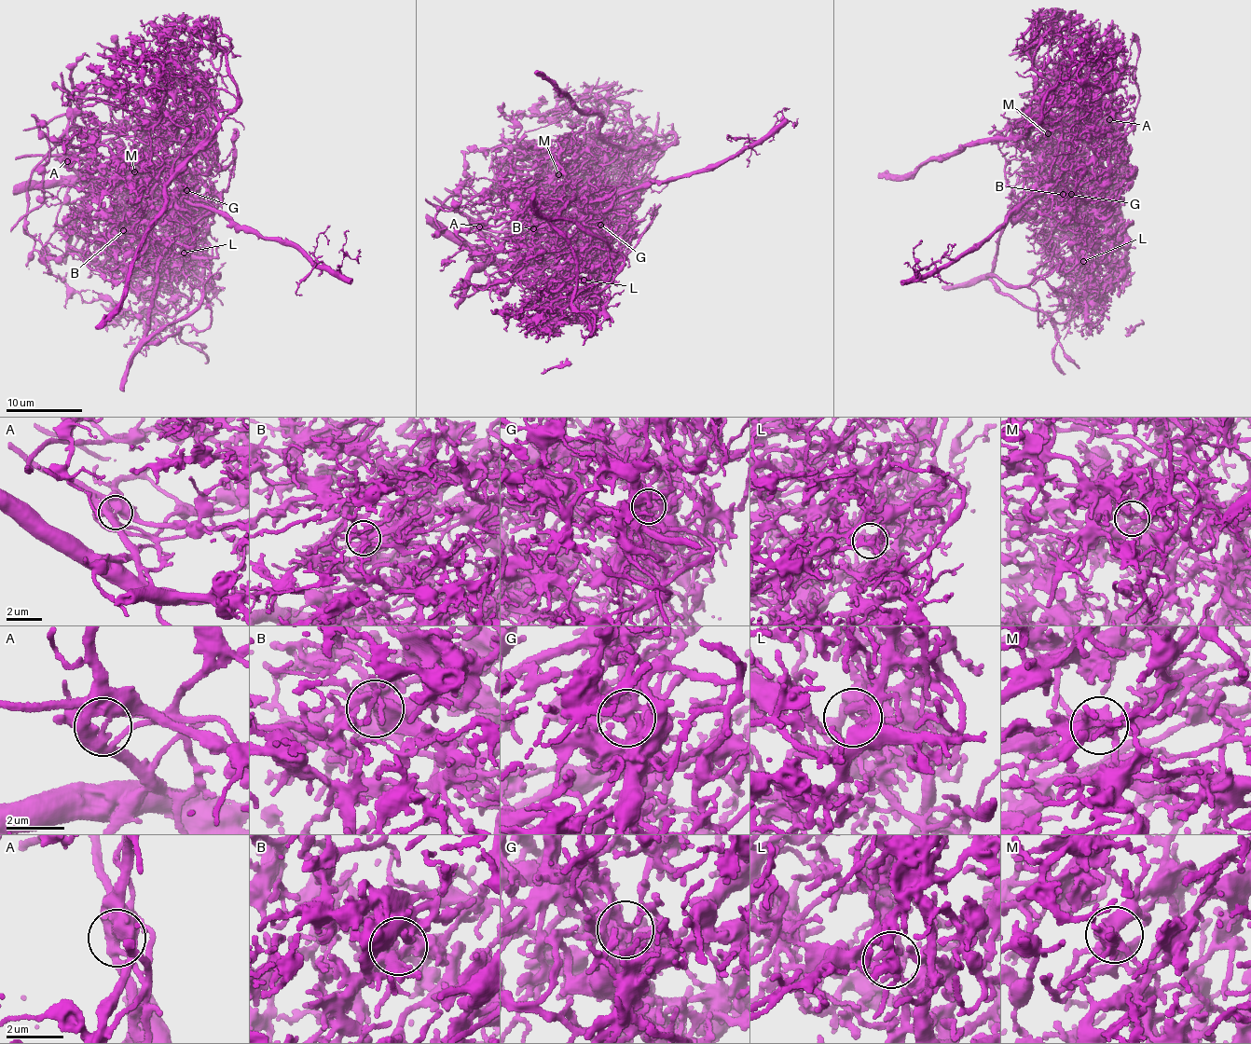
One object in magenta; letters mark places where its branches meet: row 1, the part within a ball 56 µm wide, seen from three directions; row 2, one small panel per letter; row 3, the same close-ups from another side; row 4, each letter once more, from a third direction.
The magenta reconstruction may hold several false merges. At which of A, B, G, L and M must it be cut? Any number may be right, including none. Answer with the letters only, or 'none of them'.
A, G, L

